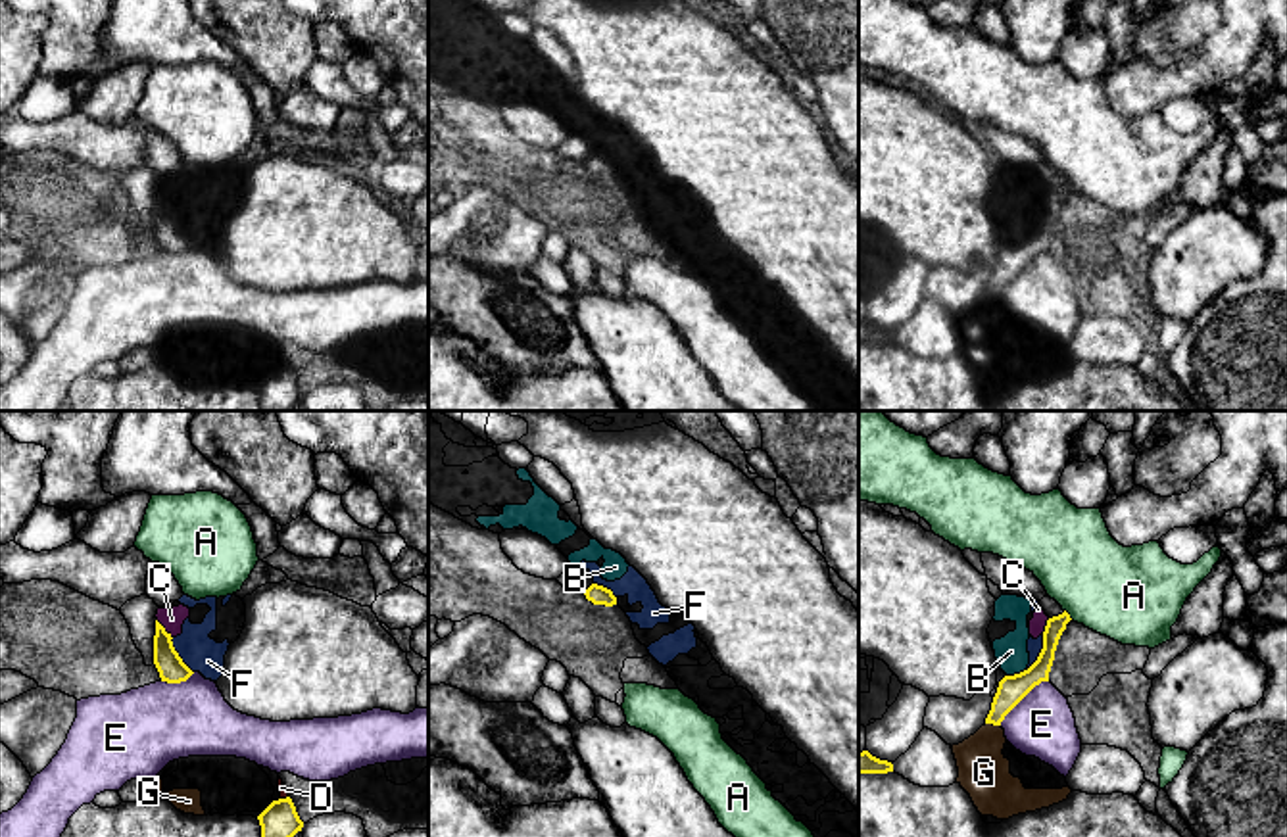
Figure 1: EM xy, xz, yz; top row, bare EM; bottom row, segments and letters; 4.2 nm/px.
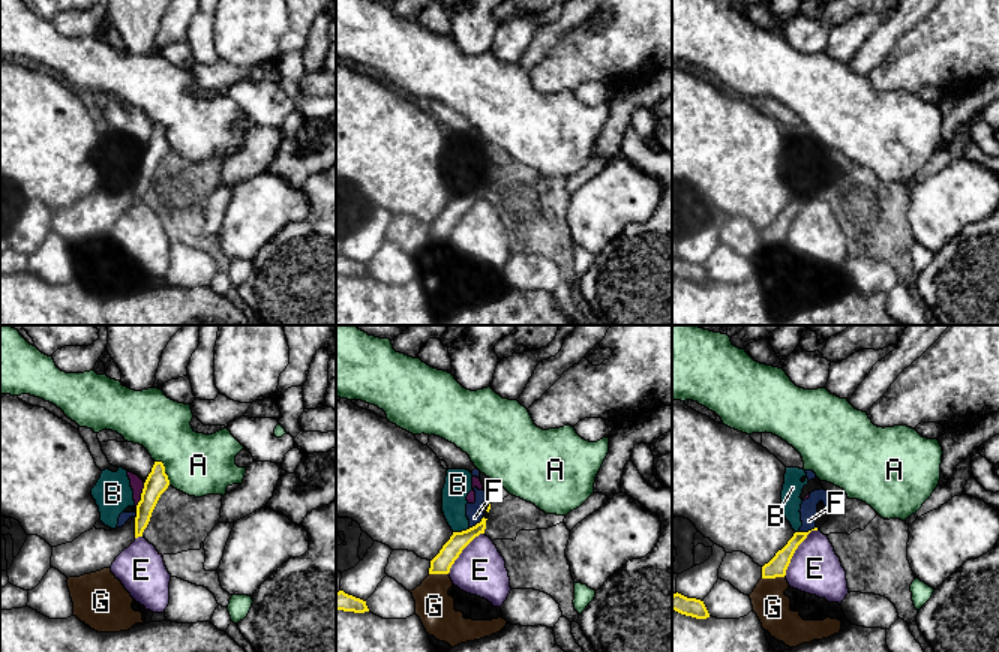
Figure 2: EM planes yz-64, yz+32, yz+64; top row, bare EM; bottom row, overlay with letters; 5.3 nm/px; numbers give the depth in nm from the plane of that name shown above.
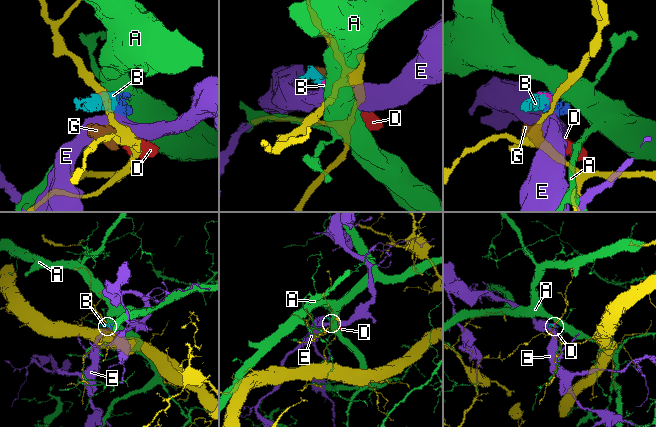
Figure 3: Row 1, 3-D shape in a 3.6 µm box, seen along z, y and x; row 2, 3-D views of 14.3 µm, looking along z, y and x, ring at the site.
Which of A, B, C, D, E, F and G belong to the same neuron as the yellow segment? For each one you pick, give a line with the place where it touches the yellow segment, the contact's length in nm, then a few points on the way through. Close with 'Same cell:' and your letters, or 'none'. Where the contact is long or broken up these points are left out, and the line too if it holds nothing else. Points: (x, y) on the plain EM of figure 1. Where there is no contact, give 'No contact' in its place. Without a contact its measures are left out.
Same cell: none

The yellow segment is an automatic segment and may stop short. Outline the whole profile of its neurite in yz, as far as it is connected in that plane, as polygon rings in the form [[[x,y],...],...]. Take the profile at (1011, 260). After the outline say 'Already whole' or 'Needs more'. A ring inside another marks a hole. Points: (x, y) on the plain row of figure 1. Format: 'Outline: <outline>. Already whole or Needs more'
Outline: [[[1064,180],[1058,186],[1047,190],[1043,202],[1043,219],[1037,230],[1024,242],[1014,246],[1005,246],[999,251],[997,263],[991,273],[991,280],[985,288],[985,294],[1001,296],[1005,286],[1041,251],[1049,251],[1049,242],[1055,230],[1055,221],[1070,184]]]. Already whole

